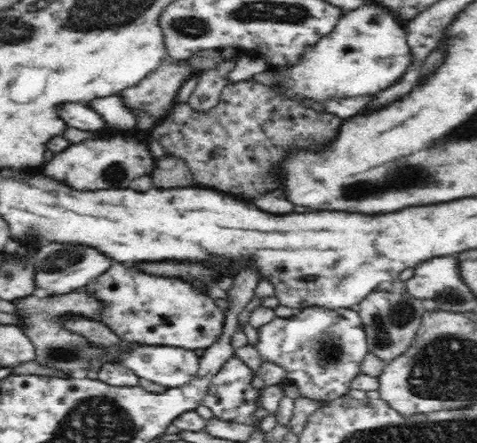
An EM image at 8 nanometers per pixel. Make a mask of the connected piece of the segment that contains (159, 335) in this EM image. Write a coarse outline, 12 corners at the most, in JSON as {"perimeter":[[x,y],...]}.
{"perimeter":[[112,266],[96,284],[124,341],[214,346],[225,312],[184,282]]}

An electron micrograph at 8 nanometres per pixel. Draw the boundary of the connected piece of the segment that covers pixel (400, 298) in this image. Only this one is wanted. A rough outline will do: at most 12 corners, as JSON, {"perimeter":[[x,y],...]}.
{"perimeter":[[372,292],[356,307],[367,350],[389,362],[414,340],[421,300]]}

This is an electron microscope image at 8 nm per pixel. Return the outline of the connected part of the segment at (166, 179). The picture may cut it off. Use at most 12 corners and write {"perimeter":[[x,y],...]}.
{"perimeter":[[184,159],[157,160],[154,186],[188,186],[194,175]]}

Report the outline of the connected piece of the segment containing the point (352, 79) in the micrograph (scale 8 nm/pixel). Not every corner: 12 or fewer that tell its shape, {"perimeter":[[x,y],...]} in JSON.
{"perimeter":[[380,4],[340,18],[300,65],[273,70],[292,100],[380,92],[410,60]]}

